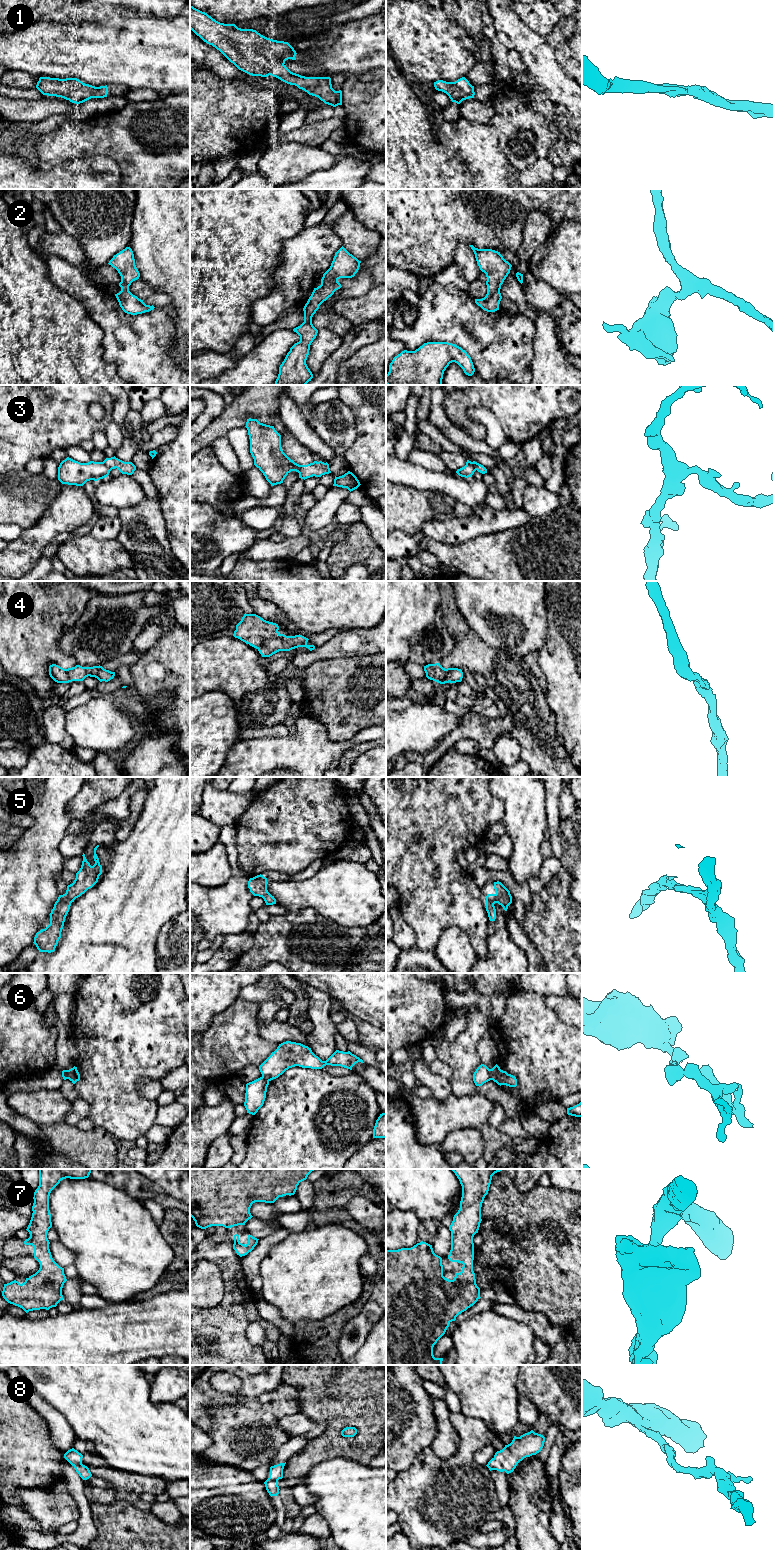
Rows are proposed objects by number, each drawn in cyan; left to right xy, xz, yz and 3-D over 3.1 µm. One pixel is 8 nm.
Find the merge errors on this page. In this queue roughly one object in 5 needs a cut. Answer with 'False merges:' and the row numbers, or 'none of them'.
False merges: 3, 6

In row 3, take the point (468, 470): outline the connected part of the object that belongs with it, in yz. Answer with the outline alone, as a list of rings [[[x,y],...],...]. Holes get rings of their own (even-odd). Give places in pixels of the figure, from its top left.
[[[466,463],[466,465],[456,471],[456,473],[461,477],[472,477],[476,469],[471,463]]]

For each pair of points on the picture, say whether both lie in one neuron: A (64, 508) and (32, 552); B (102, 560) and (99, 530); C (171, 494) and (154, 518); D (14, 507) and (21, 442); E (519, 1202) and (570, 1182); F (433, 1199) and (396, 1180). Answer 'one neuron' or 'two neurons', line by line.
A: one neuron
B: two neurons
C: two neurons
D: two neurons
E: two neurons
F: one neuron

